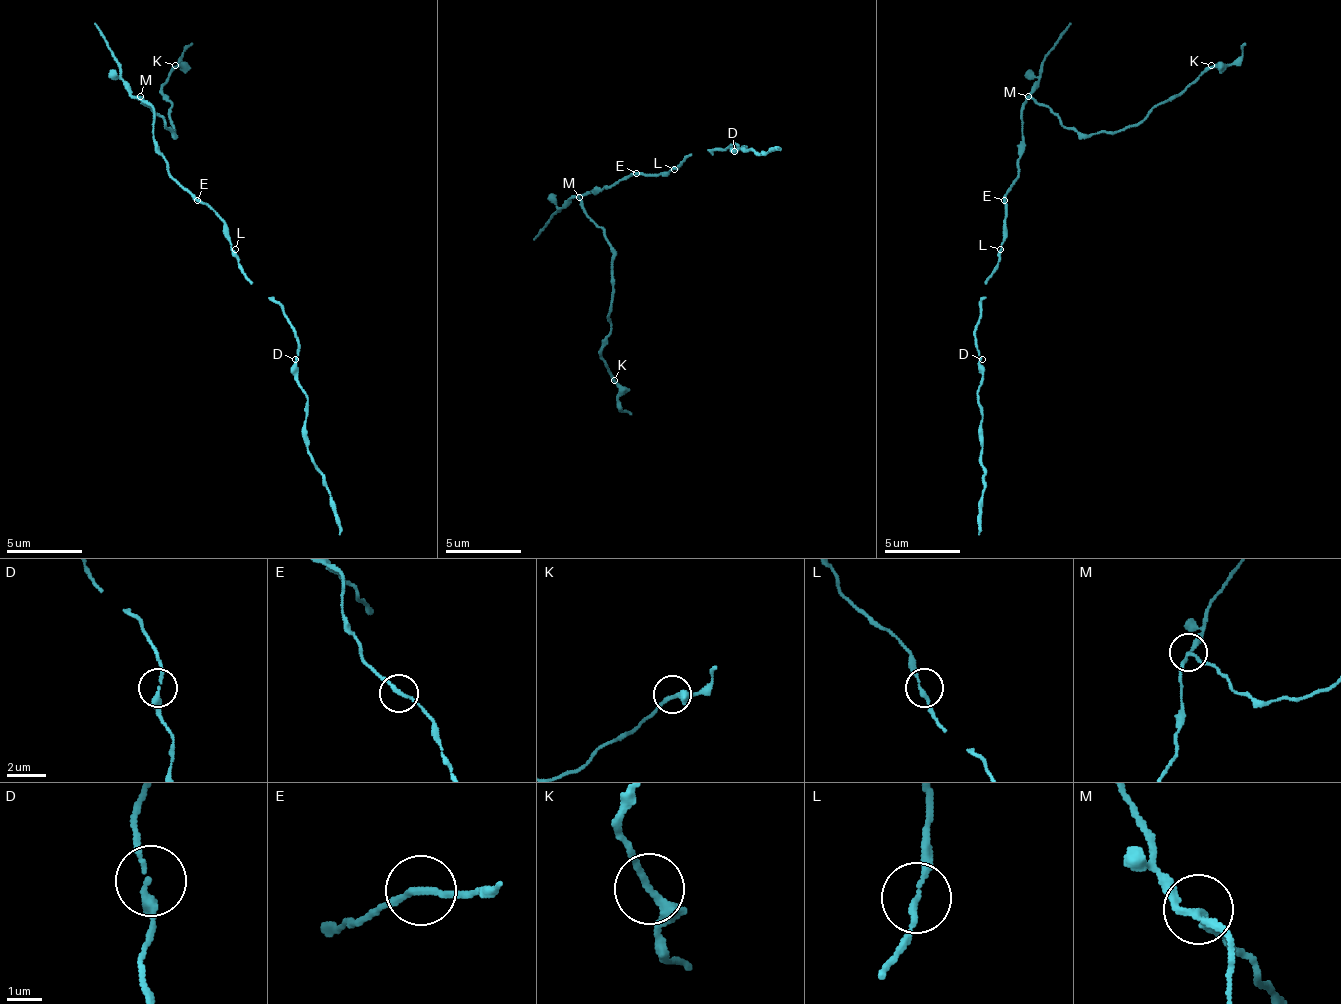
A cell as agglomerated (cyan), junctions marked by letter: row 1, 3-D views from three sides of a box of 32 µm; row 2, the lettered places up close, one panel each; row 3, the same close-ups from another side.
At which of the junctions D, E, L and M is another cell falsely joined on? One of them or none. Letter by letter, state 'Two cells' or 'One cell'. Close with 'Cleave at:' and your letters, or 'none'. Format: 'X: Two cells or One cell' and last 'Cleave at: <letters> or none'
D: One cell
E: One cell
L: One cell
M: Two cells
Cleave at: M

